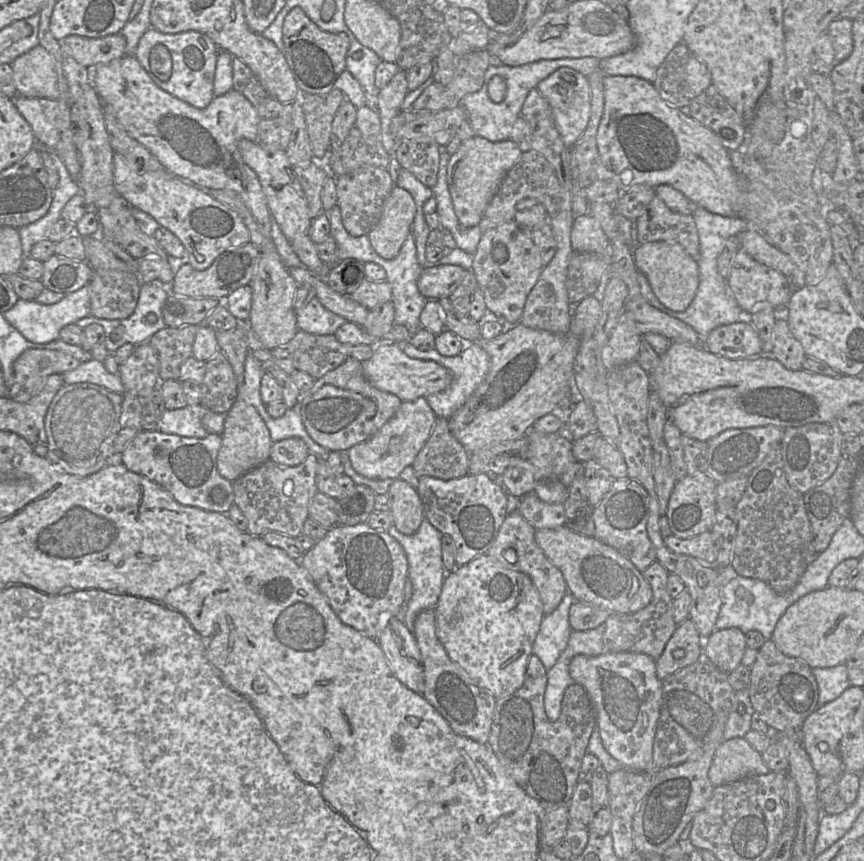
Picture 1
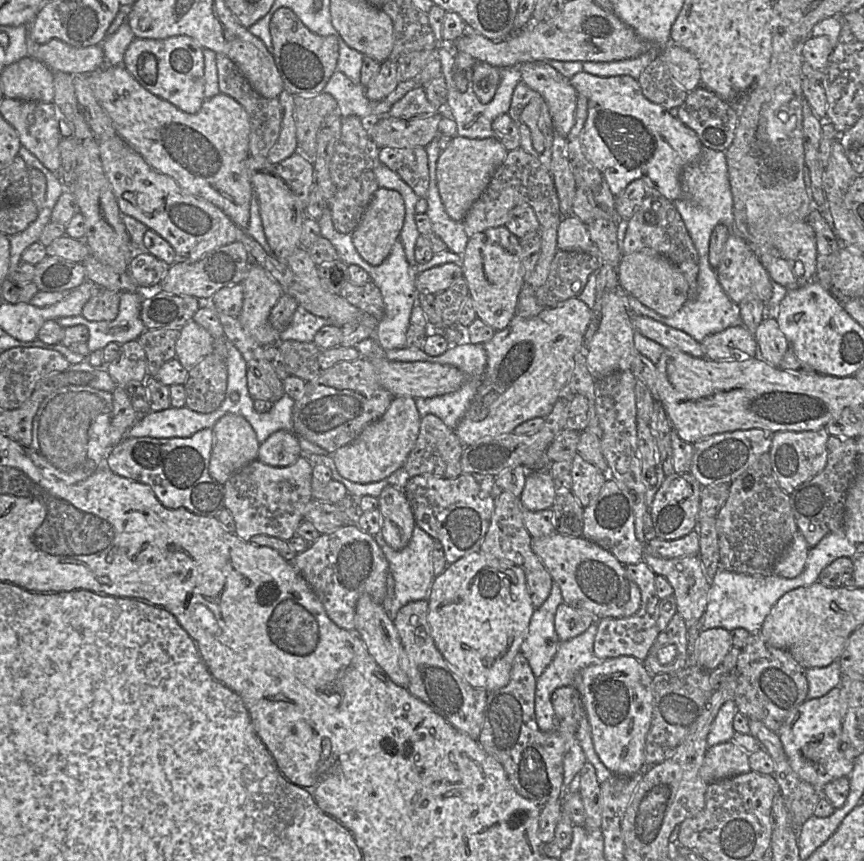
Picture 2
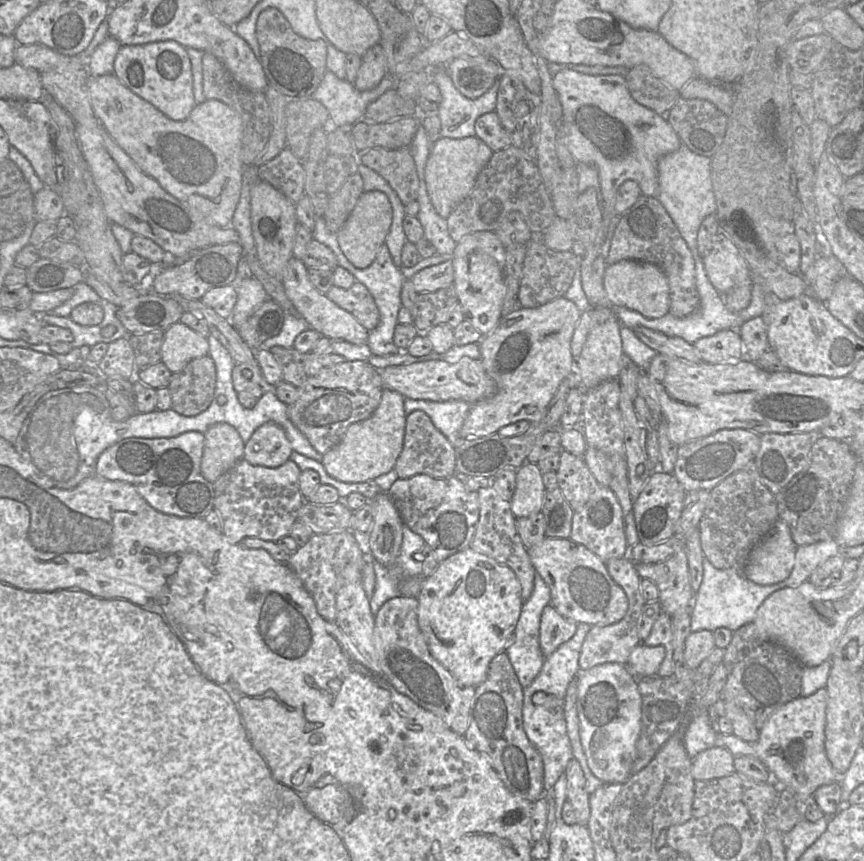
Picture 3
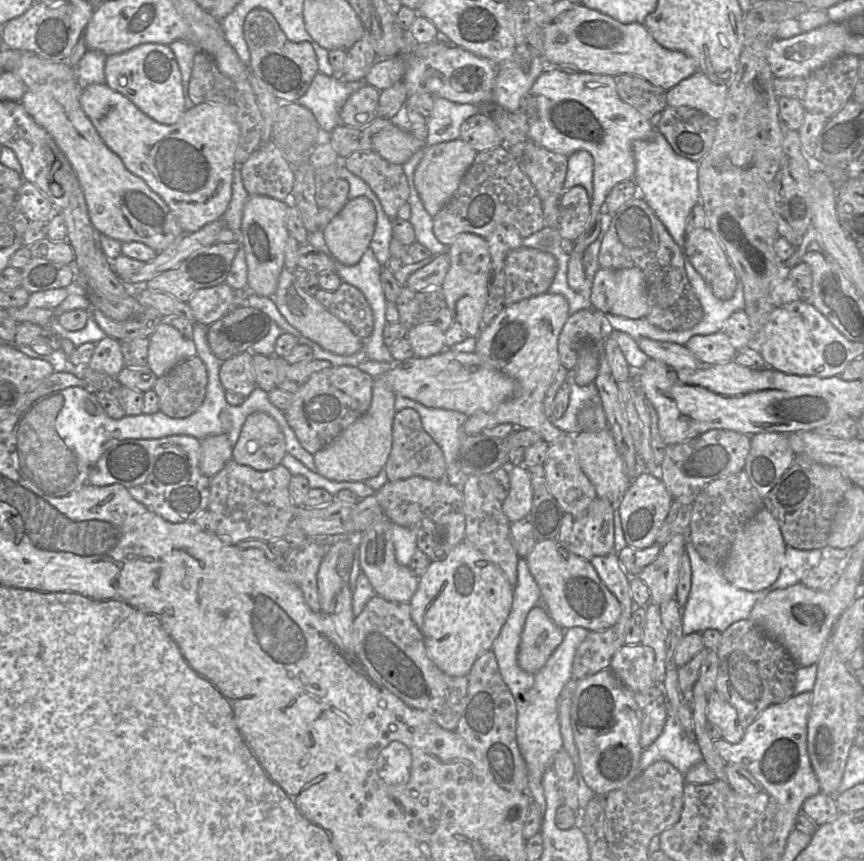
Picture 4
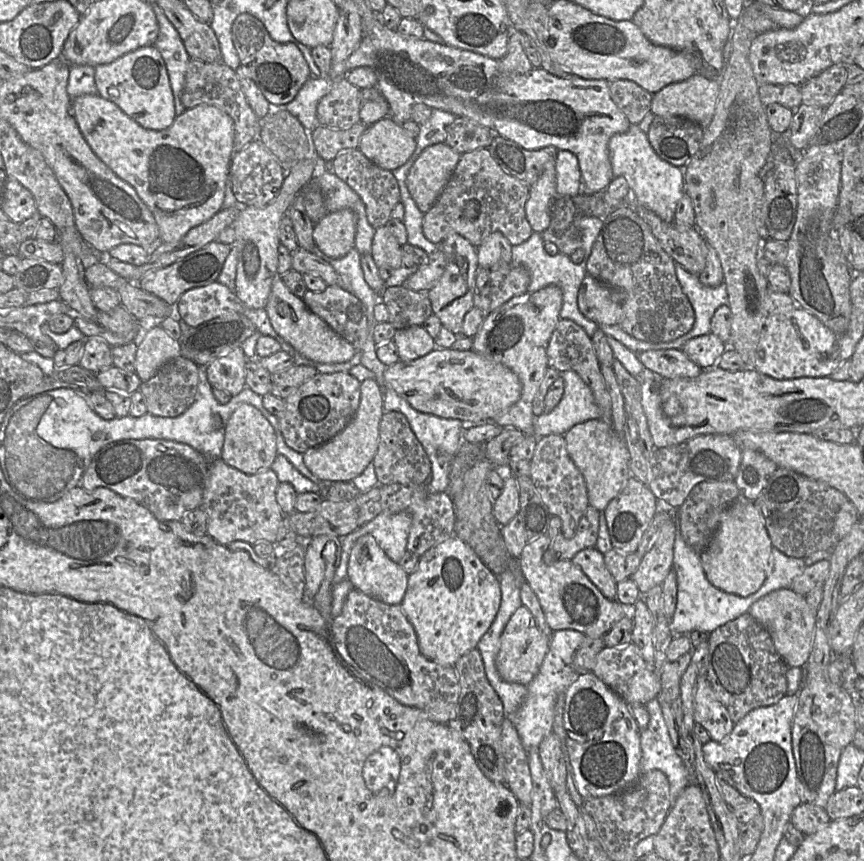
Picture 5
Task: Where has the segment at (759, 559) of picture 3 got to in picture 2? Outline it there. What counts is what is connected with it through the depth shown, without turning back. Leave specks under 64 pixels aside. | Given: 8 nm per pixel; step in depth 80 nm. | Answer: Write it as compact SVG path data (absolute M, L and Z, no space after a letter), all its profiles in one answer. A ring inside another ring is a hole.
M796 533L793 540L780 556L773 567L773 575L782 578L793 578L799 575L807 560L811 545L806 543L800 533Z

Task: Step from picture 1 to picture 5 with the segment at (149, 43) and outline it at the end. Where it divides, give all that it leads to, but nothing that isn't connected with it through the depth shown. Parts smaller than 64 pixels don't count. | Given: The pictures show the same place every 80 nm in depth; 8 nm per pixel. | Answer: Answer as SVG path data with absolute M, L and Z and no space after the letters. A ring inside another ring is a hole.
M154 45L139 47L109 63L95 66L97 94L115 103L139 125L151 130L163 130L177 117L165 62Z

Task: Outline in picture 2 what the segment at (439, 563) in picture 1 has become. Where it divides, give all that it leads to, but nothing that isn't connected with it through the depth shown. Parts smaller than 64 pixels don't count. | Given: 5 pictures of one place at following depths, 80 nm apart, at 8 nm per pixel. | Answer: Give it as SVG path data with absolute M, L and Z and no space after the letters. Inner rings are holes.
M415 527L409 543L401 550L394 550L382 542L382 550L387 558L389 574L387 591L382 602L384 611L393 620L401 607L412 601L428 599L435 575L431 553L435 540L419 527Z

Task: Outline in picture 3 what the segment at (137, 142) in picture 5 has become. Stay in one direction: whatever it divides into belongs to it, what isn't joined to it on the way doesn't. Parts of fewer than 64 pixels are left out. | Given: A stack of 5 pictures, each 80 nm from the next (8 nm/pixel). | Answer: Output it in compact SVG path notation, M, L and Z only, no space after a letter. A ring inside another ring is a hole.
M113 73L89 76L87 89L96 117L142 172L198 211L207 223L232 227L246 167L242 161L244 125L236 110L210 99L196 104L186 119L175 121L124 86Z

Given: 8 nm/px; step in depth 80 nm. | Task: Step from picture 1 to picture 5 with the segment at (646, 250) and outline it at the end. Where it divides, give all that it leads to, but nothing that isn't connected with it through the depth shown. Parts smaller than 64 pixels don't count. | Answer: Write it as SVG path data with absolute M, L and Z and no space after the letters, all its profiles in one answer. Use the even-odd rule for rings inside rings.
M587 275L578 293L581 314L598 325L618 324L623 316L622 297L618 291Z

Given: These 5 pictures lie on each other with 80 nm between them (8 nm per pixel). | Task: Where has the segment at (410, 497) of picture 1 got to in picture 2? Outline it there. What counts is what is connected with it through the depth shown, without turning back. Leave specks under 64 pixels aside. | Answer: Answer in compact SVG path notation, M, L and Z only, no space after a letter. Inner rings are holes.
M387 485L377 497L383 524L379 533L381 541L394 550L403 549L410 541L416 527L412 508L402 488Z

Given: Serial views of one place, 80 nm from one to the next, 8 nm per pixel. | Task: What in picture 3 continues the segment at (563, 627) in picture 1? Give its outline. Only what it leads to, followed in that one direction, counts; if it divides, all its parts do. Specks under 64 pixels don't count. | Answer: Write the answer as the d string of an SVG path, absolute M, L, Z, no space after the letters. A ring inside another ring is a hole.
M536 573L534 578L534 587L530 597L523 602L521 613L513 632L508 641L504 653L507 655L520 684L525 688L540 673L542 666L547 657L541 652L539 645L539 629L541 613L545 607L550 605L550 590L543 579Z

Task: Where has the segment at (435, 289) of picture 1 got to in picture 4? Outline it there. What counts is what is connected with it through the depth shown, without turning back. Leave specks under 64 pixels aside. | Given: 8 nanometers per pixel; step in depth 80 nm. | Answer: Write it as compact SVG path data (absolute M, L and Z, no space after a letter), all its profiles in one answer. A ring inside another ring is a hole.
M446 253L433 256L429 263L410 275L405 287L423 292L440 288L450 267L450 259Z

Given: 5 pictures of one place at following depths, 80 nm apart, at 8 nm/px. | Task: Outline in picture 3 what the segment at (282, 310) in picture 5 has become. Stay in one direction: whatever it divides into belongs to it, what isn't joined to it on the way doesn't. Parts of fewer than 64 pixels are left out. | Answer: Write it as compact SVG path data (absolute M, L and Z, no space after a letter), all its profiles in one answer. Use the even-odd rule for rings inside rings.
M292 257L288 260L282 282L286 295L292 303L293 312L304 318L310 328L319 332L323 337L335 340L343 340L352 344L367 342L369 332L348 311L339 307L330 300L325 293L320 292L309 279L309 268L302 259Z

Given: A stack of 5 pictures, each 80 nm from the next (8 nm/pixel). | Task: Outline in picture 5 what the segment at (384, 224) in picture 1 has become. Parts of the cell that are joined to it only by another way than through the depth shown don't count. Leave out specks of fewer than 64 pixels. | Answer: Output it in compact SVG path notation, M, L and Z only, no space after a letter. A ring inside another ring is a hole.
M350 209L327 213L314 225L313 240L329 257L342 258L355 248L357 216Z

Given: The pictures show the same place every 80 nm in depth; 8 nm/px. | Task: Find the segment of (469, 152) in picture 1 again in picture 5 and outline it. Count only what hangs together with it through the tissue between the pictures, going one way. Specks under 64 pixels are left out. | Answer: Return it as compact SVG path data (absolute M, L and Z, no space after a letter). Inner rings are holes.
M445 143L421 152L409 170L406 186L418 208L425 214L434 205L452 176L461 154Z

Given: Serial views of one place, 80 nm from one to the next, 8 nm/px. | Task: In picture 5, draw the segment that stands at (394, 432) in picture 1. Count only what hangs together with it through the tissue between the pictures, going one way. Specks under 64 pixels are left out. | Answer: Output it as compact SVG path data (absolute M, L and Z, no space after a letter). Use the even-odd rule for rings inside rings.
M375 378L366 379L360 386L360 403L347 426L329 441L308 449L303 454L306 467L320 481L351 481L371 463L378 449L379 425L383 414L383 389Z

